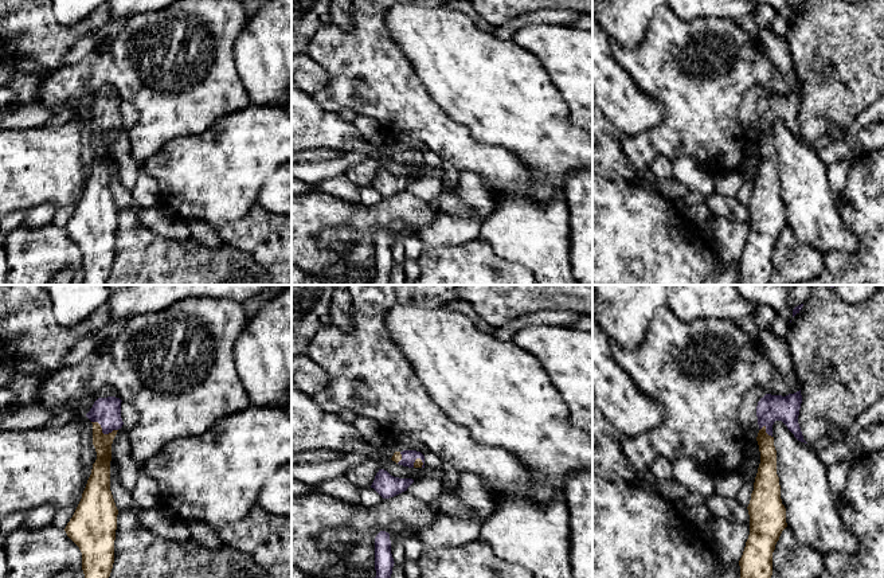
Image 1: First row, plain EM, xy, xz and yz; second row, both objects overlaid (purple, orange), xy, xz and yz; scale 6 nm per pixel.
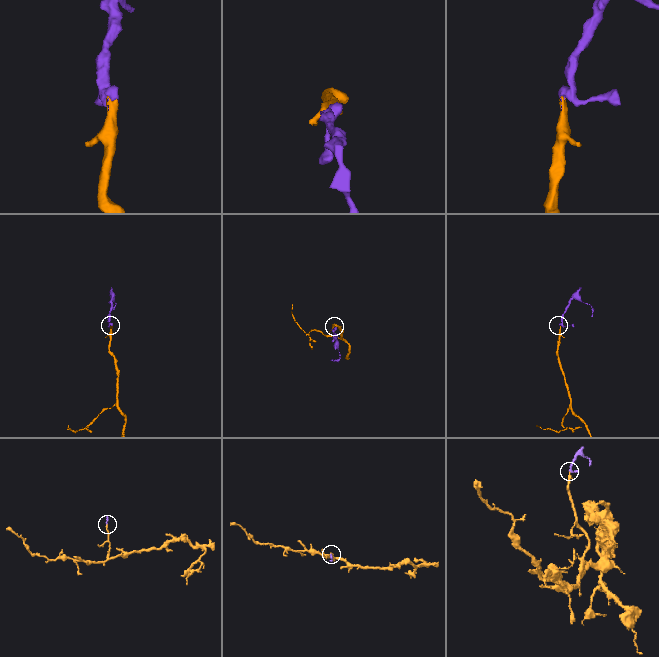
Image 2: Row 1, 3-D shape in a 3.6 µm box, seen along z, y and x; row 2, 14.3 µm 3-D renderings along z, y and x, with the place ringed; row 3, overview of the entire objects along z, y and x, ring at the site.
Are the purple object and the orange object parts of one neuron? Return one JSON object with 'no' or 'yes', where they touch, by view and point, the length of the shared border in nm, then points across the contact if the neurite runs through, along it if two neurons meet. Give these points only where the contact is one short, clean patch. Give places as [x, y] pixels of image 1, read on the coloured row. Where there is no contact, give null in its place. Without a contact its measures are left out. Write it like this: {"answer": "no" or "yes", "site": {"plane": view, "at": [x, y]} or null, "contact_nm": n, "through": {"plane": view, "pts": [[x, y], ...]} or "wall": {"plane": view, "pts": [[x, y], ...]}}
{"answer": "yes", "site": {"plane": "xy", "at": [102, 432]}, "contact_nm": 170, "through": {"plane": "xy", "pts": [[106, 411], [102, 432], [102, 442]]}}

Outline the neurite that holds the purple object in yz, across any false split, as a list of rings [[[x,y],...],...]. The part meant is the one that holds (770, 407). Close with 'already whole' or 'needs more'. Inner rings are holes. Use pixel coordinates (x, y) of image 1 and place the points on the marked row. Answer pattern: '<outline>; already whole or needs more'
[[[801,390],[786,397],[766,394],[758,402],[756,417],[760,430],[756,441],[760,464],[747,507],[750,535],[739,561],[740,578],[771,578],[772,575],[772,552],[782,531],[787,527],[777,474],[772,425],[775,421],[782,421],[798,441],[807,444],[798,423],[801,403]]]; needs more

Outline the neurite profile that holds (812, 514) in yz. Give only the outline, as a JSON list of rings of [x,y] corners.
[[[782,421],[774,422],[772,437],[786,523],[795,539],[822,555],[857,552],[860,540],[840,518],[826,476],[828,466]]]

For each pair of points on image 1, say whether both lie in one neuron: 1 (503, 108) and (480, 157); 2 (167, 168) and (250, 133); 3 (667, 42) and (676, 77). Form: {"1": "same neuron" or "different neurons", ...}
{"1": "different neurons", "2": "same neuron", "3": "same neuron"}

